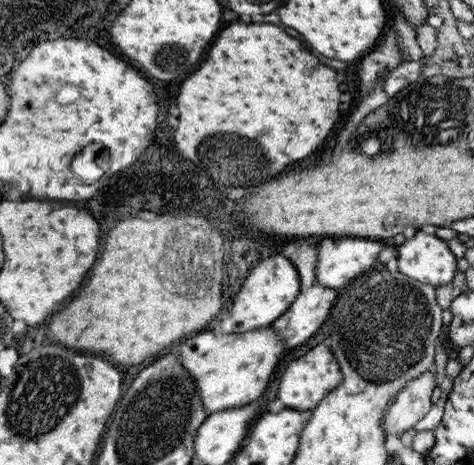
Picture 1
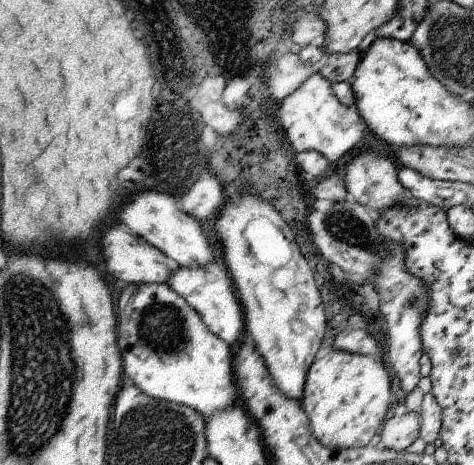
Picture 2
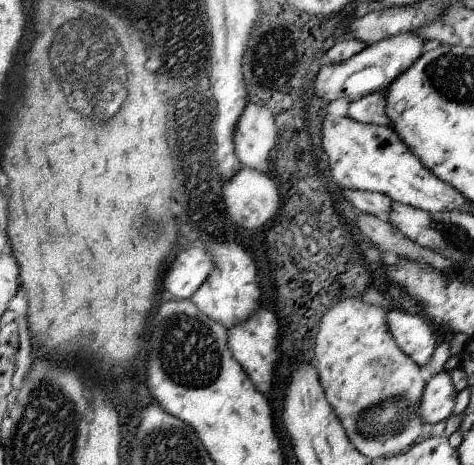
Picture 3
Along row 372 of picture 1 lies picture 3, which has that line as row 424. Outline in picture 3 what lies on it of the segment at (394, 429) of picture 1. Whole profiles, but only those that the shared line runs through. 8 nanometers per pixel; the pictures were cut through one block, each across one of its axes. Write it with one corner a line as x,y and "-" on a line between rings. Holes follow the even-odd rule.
439,372
427,382
427,388
423,390
423,402
419,404
419,416
423,418
423,426
445,422
455,408
455,386
447,372

